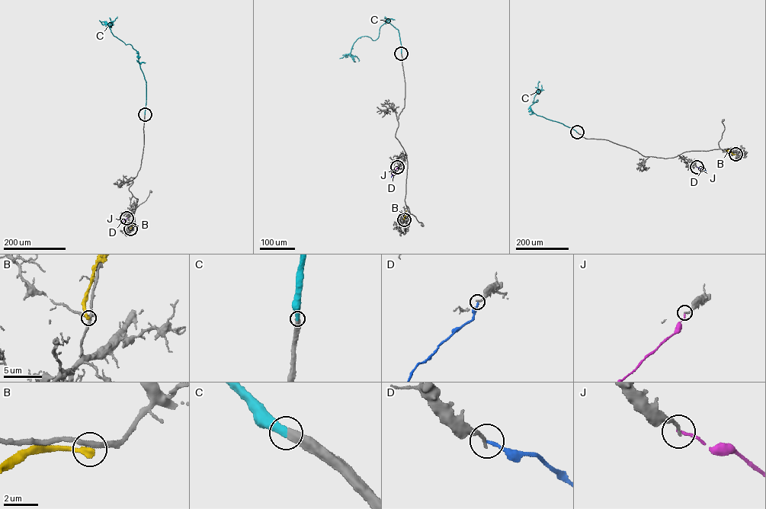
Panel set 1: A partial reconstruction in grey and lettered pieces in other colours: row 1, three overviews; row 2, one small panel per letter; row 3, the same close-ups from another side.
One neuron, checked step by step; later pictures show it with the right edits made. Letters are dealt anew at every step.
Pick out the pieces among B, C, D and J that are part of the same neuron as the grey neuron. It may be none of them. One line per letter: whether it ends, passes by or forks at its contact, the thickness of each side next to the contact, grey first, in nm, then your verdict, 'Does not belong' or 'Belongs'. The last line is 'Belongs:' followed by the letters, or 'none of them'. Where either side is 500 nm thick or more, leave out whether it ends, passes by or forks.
B: It ends there. Thickness 280 nm (grey) against 380 nm. Does not belong
C: Thickness 500 nm (grey) against 480 nm. Belongs
D: It ends there. Thickness 200 nm (grey) against 160 nm. Does not belong
J: It ends there. Thickness 170 nm (grey) against 130 nm. Does not belong
Belongs: C

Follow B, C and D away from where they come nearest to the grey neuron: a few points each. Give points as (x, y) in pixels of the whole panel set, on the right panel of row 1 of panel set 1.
B: (735, 154), (725, 150)
C: (577, 132), (532, 110), (530, 106), (538, 100), (532, 102), (538, 89), (538, 81)
D: (697, 167), (706, 171)

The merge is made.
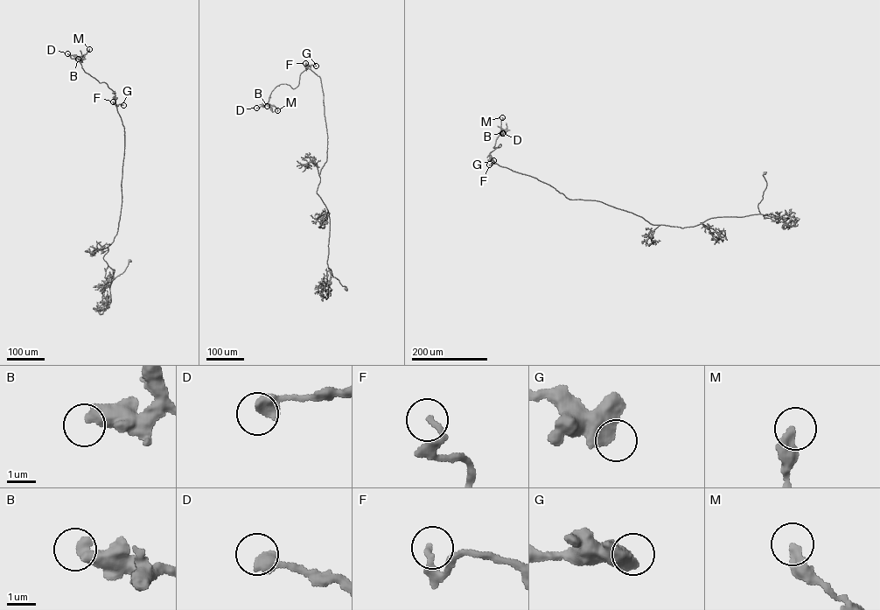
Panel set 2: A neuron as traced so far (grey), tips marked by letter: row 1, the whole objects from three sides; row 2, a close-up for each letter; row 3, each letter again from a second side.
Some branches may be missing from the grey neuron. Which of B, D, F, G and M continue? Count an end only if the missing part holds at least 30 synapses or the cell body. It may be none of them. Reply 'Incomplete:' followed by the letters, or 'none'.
Incomplete: none

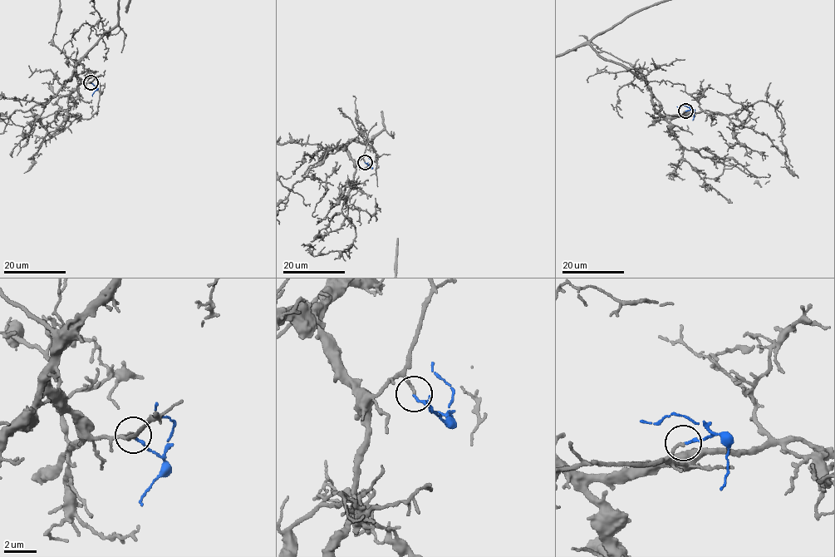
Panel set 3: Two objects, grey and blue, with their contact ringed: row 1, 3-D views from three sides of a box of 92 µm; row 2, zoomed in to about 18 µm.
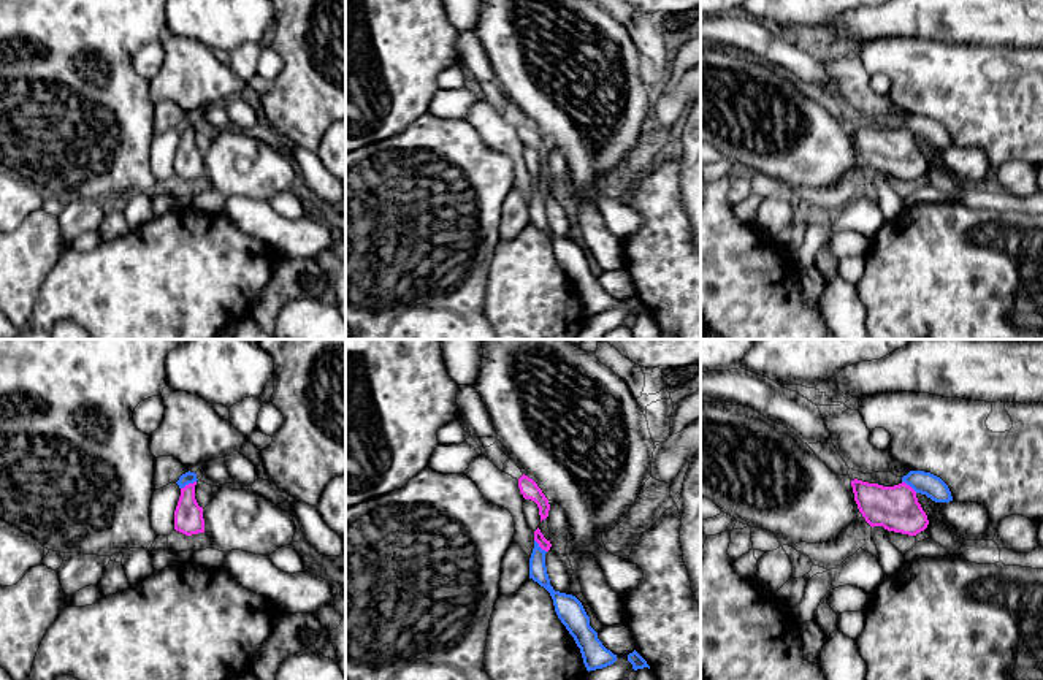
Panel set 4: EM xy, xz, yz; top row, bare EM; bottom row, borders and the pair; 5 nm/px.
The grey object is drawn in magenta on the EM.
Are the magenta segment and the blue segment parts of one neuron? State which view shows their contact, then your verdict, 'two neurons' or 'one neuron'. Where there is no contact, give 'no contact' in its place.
xy | two neurons

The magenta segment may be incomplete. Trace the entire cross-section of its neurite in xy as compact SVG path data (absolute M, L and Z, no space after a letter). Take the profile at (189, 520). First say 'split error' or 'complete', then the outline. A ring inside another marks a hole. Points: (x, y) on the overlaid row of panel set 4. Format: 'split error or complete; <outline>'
complete; M197 482L181 488L174 510L174 529L185 536L204 533L203 507L195 499L195 485Z

